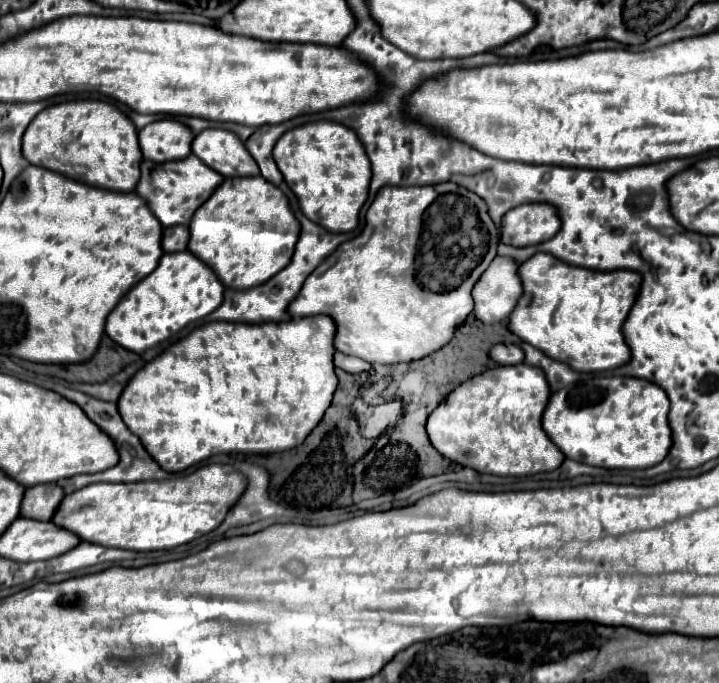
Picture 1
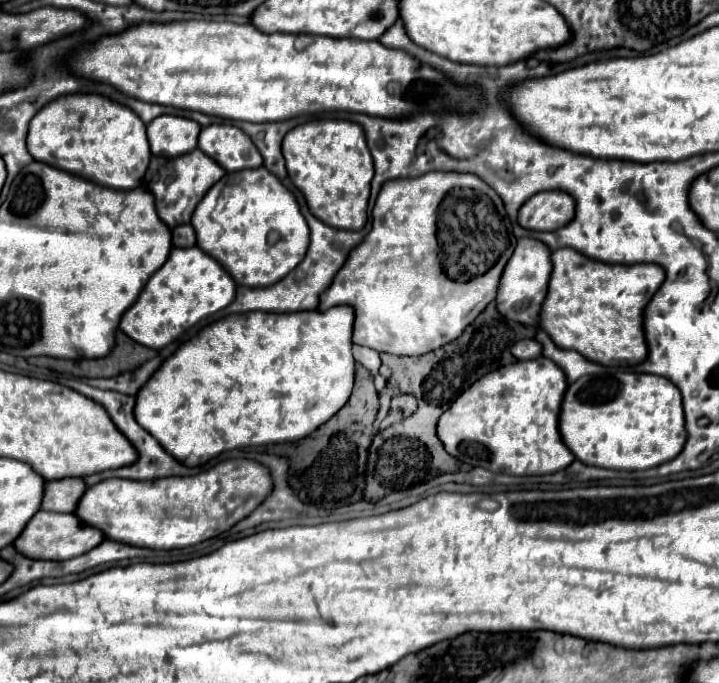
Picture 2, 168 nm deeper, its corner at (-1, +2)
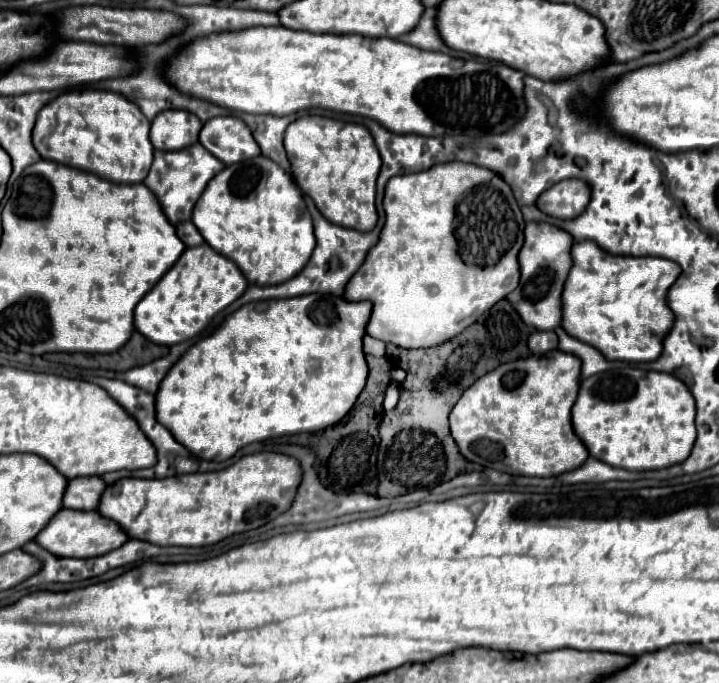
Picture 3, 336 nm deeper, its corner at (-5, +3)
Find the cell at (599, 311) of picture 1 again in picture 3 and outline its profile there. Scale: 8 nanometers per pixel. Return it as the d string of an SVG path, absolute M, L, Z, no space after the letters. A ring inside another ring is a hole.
M585 240L577 242L571 248L573 268L569 270L565 288L563 288L563 330L597 348L607 360L625 360L625 362L653 362L663 350L663 336L673 326L673 312L667 306L667 290L677 280L681 268L665 258L635 258L635 256L613 256L601 250L595 242Z

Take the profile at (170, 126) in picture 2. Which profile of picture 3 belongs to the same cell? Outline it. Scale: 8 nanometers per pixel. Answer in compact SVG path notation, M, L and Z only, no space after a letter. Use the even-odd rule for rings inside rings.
M167 110L151 122L151 144L157 150L183 150L199 140L203 124L197 116Z

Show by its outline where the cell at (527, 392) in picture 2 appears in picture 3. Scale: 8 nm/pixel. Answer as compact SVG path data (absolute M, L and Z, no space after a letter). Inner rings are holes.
M551 350L541 356L529 356L501 364L487 376L481 376L471 388L467 388L449 416L451 436L457 442L459 452L469 462L515 476L559 476L575 470L589 458L587 448L575 436L571 426L571 406L577 398L579 372L581 362L577 356Z

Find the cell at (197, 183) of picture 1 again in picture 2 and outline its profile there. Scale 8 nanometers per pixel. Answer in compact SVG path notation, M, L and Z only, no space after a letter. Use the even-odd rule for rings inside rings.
M193 149L191 153L175 159L173 167L165 165L165 157L153 155L143 183L155 195L155 205L157 205L159 217L173 229L175 225L183 225L183 223L191 221L191 215L193 215L197 203L203 199L207 189L211 189L211 185L215 185L215 181L219 181L223 177L223 173L225 171L221 169L221 165L211 161L211 157L207 157L201 149Z

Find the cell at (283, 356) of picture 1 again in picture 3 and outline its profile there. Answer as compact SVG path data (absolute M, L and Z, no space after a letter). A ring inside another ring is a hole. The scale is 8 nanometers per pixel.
M307 294L299 298L287 298L287 300L263 300L263 302L251 302L235 310L227 316L227 320L207 338L193 344L165 374L165 378L159 384L159 390L155 394L155 414L159 424L163 424L173 438L183 444L195 458L201 460L215 460L223 462L231 458L239 448L251 444L251 442L263 442L277 436L287 434L301 434L301 432L321 432L329 426L335 426L355 404L357 396L361 394L365 380L367 380L367 362L363 354L363 334L365 326L371 316L371 302L347 302L341 296L323 296L323 294Z

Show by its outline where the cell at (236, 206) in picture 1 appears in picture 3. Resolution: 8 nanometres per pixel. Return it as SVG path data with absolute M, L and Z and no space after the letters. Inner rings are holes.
M265 156L223 168L197 200L191 220L205 242L233 260L255 286L283 284L297 276L315 248L313 222L301 190L279 164Z

